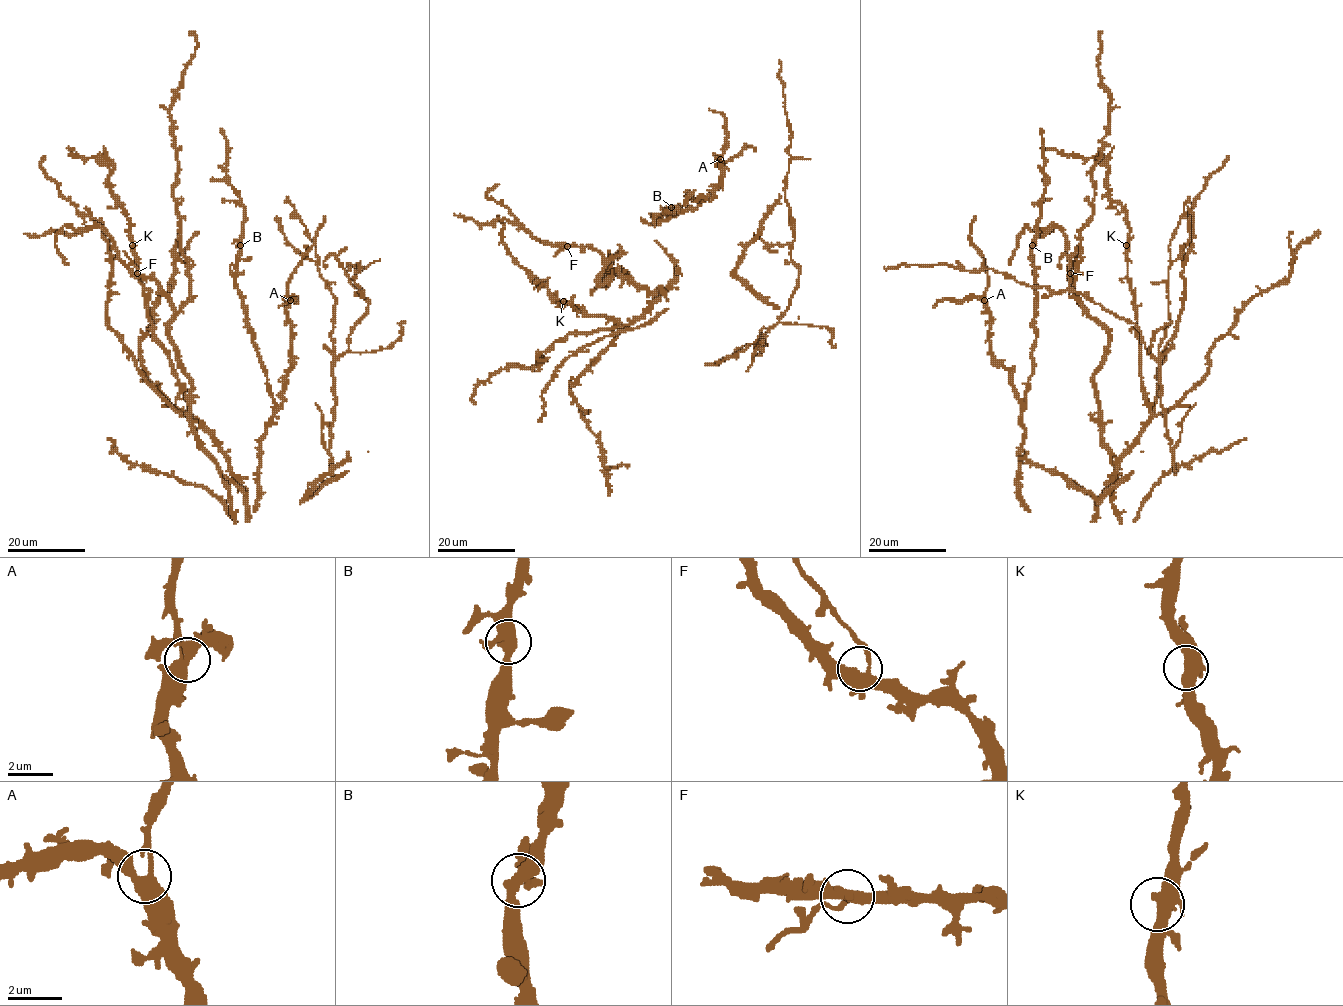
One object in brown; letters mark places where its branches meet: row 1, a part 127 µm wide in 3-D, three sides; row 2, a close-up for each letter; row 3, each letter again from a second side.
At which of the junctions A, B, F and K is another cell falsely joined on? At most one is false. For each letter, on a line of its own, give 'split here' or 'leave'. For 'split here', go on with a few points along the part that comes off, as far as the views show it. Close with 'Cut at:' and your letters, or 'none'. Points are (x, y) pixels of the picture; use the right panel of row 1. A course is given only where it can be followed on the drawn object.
A: leave
B: leave
F: leave
K: leave
Cut at: none

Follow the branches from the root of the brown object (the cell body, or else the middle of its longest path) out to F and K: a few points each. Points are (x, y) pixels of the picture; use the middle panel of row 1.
F: (682, 274), (677, 272), (659, 292), (639, 288), (619, 268), (600, 285), (604, 259), (593, 248), (567, 246)
K: (682, 274), (677, 272), (648, 307), (625, 326), (612, 317), (589, 316), (563, 301)

